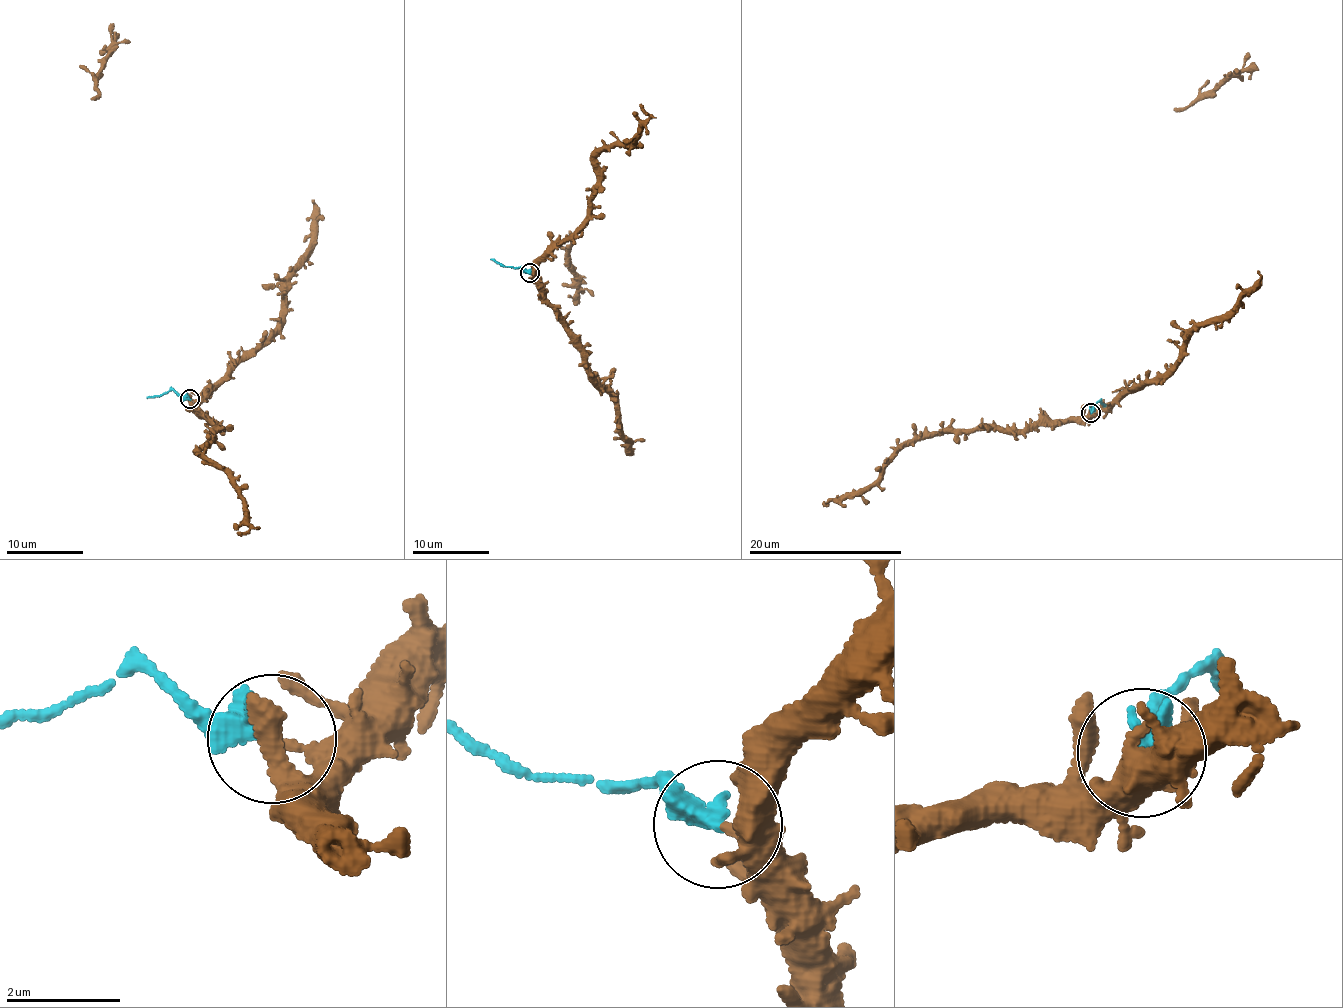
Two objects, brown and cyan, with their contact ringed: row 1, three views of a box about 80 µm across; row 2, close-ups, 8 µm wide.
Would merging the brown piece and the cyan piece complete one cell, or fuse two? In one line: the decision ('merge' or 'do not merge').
do not merge

